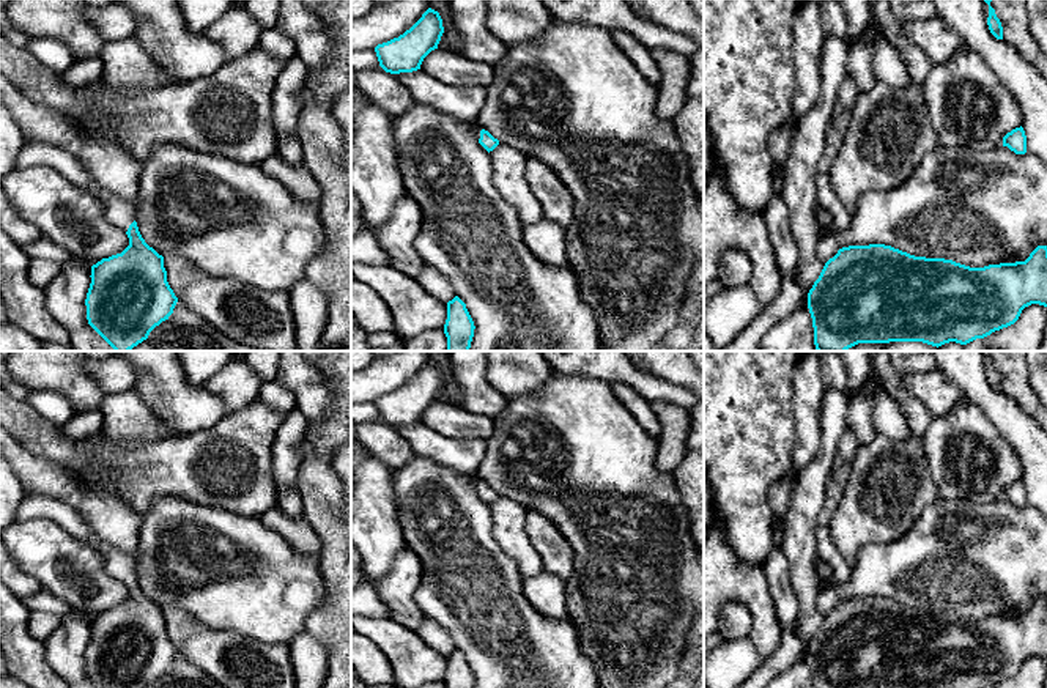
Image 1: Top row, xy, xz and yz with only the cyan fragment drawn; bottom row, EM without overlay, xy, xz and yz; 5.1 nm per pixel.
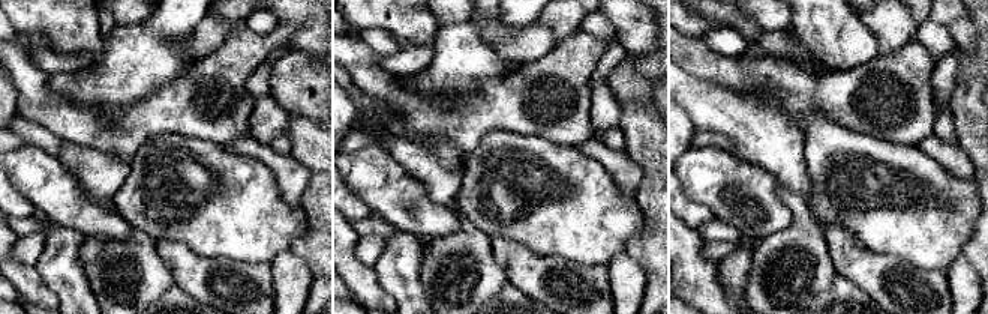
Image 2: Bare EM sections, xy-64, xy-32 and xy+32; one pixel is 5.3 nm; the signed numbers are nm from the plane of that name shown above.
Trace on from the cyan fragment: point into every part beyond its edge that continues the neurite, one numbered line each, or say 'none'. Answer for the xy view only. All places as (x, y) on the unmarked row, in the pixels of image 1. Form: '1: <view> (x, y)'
1: xy (118, 564)

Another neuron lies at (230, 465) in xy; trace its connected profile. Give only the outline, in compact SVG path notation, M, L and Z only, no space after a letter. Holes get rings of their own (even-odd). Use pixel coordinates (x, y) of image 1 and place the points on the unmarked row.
M0 389L0 427L22 447L44 460L55 460L79 475L98 494L113 491L143 520L151 502L175 496L197 504L220 507L260 518L277 505L272 477L272 441L283 417L260 398L227 414L214 427L192 435L176 435L159 442L110 444L102 428L82 439L65 436L58 425L44 419L30 403L11 398Z

